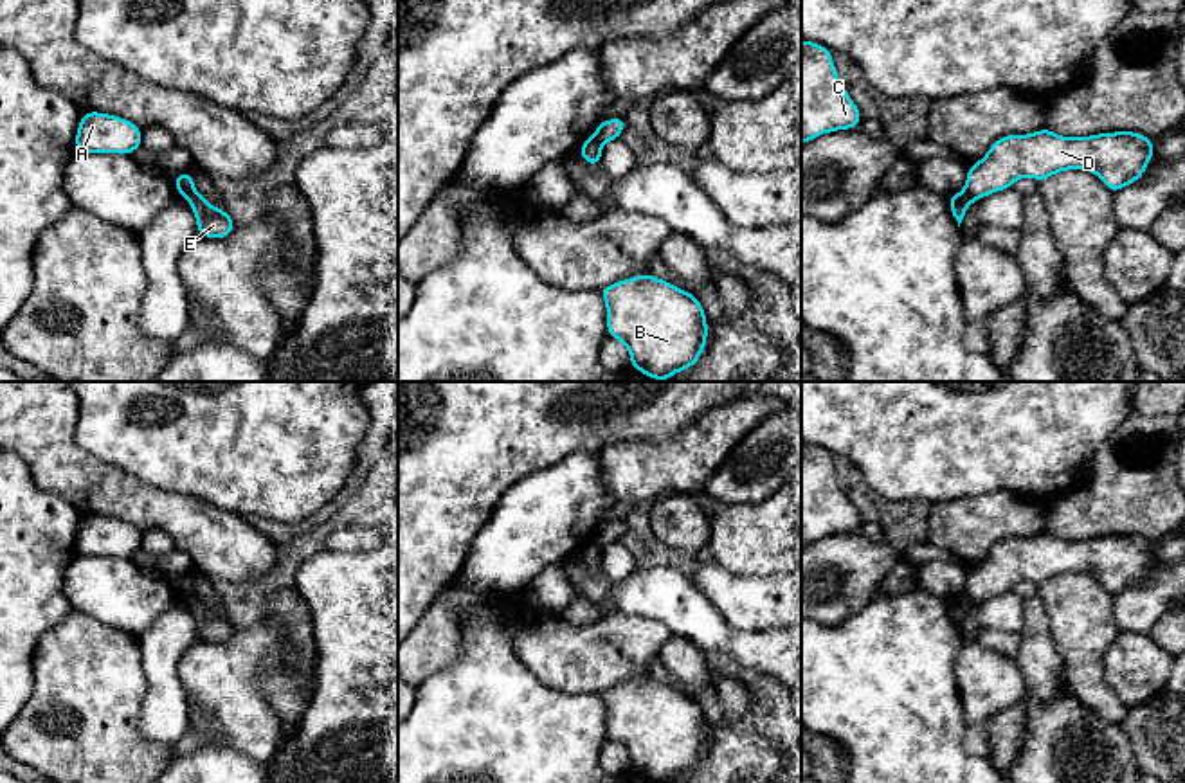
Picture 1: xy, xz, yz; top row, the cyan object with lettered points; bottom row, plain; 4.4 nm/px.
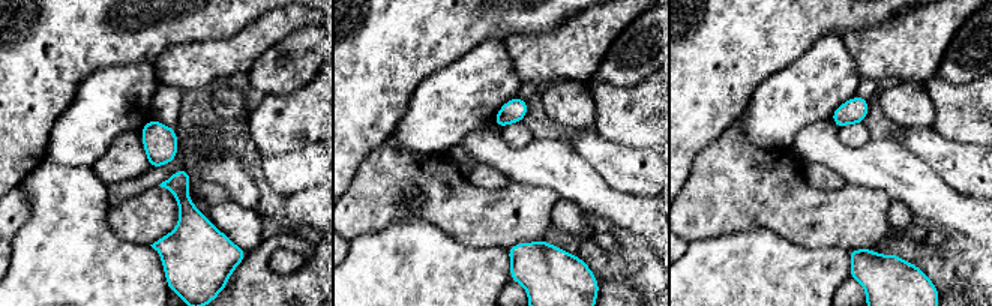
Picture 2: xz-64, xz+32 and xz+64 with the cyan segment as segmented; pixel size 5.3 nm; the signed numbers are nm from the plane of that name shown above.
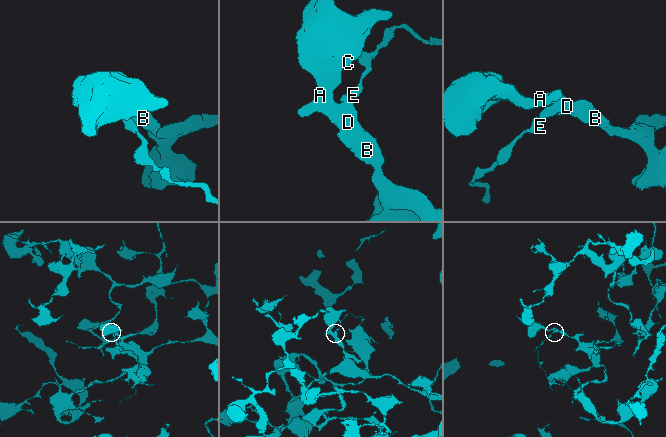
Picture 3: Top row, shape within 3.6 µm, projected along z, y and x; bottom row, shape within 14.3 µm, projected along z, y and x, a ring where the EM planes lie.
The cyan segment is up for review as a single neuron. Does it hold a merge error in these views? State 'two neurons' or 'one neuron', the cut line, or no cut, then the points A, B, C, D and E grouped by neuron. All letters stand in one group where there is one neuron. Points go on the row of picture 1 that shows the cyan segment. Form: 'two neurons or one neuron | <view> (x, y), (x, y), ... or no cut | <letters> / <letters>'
two neurons | xz (591, 137), (600, 144) | A B C D / E

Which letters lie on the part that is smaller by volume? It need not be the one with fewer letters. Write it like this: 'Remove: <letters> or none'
Remove: E

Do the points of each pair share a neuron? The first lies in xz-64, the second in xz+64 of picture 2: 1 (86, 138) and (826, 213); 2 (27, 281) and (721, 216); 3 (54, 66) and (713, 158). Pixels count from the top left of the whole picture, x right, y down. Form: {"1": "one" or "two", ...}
{"1": "two", "2": "two", "3": "two"}

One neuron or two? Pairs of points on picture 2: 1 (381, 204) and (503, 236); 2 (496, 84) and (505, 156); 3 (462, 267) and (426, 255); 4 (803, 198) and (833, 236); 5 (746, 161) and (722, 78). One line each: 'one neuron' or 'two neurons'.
1: one neuron
2: two neurons
3: one neuron
4: one neuron
5: two neurons

